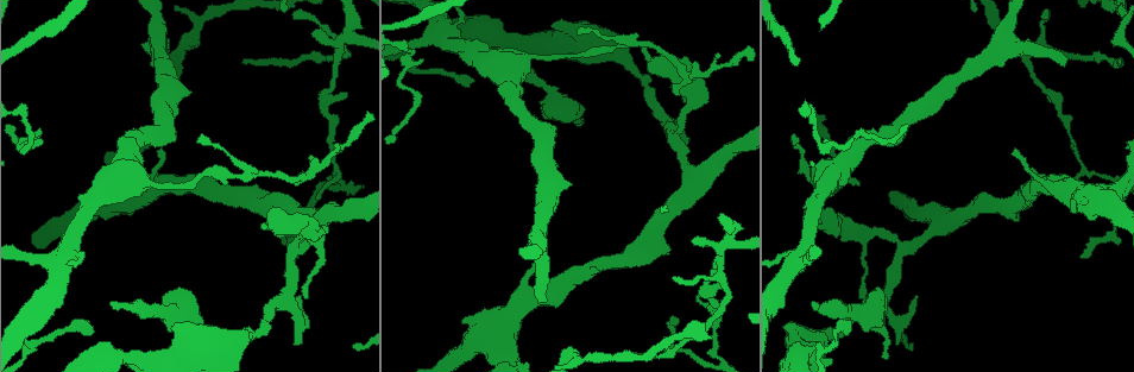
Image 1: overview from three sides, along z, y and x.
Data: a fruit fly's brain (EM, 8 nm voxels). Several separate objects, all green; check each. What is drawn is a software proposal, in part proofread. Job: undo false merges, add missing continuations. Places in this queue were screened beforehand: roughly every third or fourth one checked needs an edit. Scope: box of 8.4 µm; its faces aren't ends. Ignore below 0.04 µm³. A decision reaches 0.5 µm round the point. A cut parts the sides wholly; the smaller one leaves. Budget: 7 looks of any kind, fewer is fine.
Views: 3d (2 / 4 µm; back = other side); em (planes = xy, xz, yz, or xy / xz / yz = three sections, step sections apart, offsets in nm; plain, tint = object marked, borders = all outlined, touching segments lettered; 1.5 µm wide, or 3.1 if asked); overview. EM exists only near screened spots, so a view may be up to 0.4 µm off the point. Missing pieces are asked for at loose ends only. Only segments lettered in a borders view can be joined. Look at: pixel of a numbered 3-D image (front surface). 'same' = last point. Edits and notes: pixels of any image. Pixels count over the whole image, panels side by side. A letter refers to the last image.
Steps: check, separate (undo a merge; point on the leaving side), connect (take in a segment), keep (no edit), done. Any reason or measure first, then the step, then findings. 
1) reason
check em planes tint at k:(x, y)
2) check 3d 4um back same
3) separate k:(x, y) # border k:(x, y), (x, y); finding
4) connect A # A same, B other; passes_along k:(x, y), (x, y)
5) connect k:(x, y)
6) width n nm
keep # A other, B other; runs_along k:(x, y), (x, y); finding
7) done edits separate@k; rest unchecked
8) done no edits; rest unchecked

an open end
check em planes tint at 1:(305, 297)

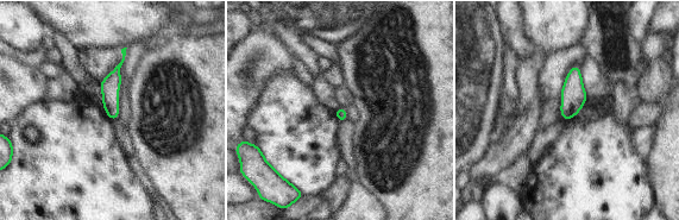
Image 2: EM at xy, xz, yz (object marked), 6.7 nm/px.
check em planes borders same

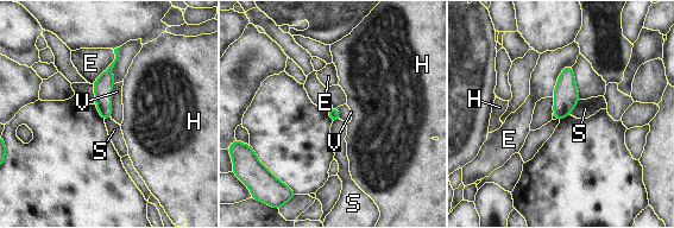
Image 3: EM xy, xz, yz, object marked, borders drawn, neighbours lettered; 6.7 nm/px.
width 80 nm
keep # E other, H other, S other, V other; border 3:(580, 100), (569, 114); none of them fits

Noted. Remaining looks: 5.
free end
check em xy step 4 borders at 1:(111, 305)

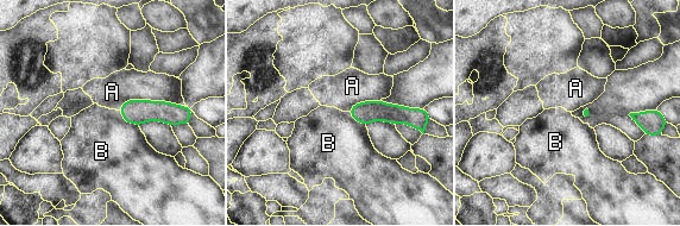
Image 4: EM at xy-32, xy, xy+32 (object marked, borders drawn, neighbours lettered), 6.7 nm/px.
cut it another way
check em planes borders same

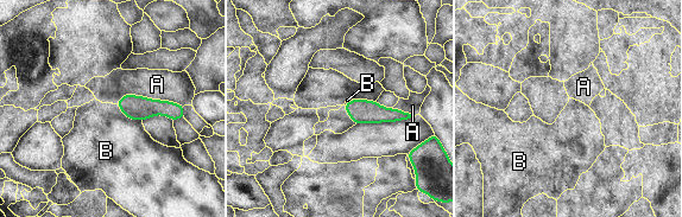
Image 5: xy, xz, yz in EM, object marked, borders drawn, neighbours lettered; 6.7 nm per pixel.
keep # A other, B other; no lettered segment goes on from it

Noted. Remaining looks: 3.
free end
check 3d 4um at 1:(1065, 63)

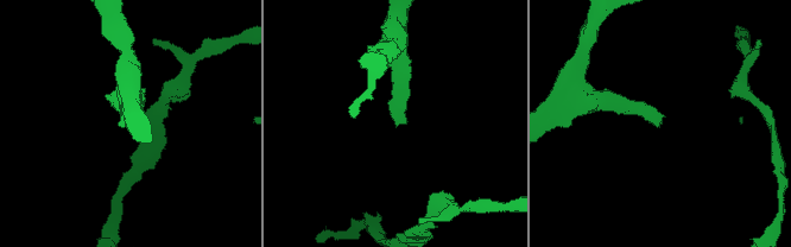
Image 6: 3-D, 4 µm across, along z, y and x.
check em yz step 8 tint at 6:(406, 124)

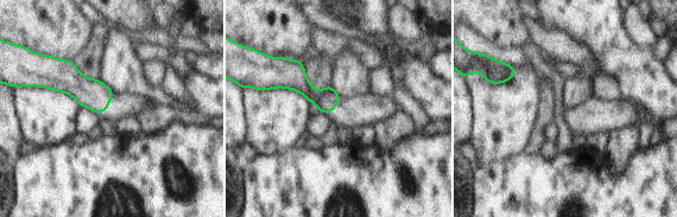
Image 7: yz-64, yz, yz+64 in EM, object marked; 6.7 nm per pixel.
check em planes borders same

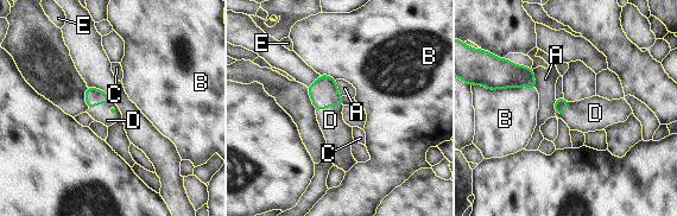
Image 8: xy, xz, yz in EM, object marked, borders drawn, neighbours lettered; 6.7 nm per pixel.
longest_contact B 340 nm
connect D # A other, B other, C other, D same, E other; passes_along 8:(323, 93), (329, 106), (339, 135); it goes on there

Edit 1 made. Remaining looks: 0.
done edits connect@8; rest unchecked

